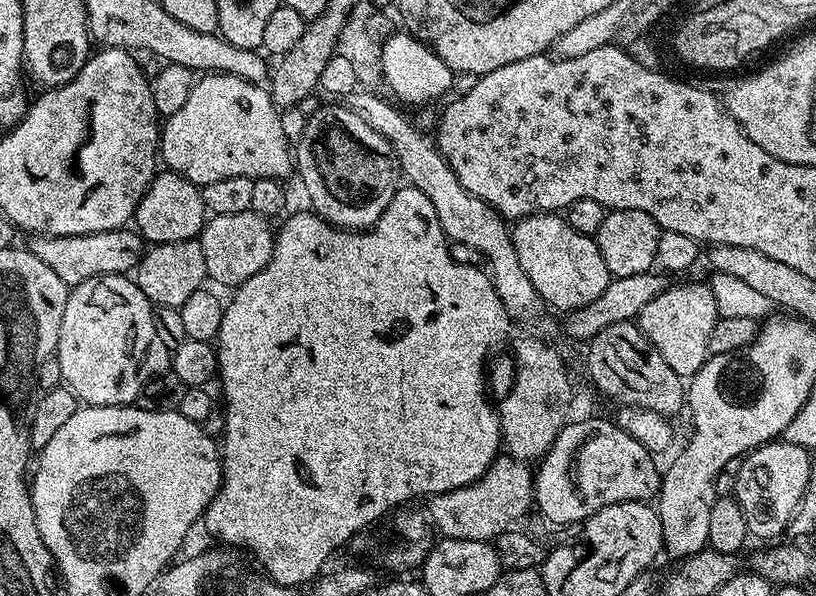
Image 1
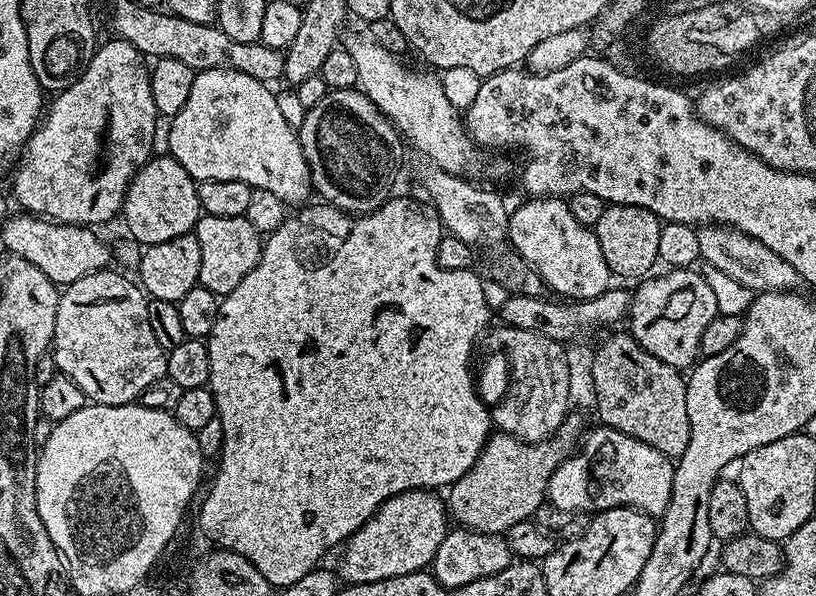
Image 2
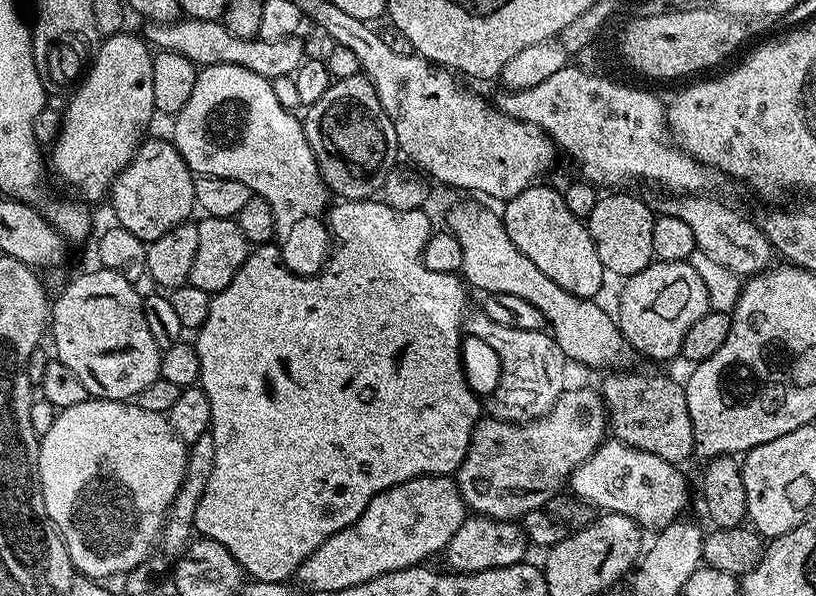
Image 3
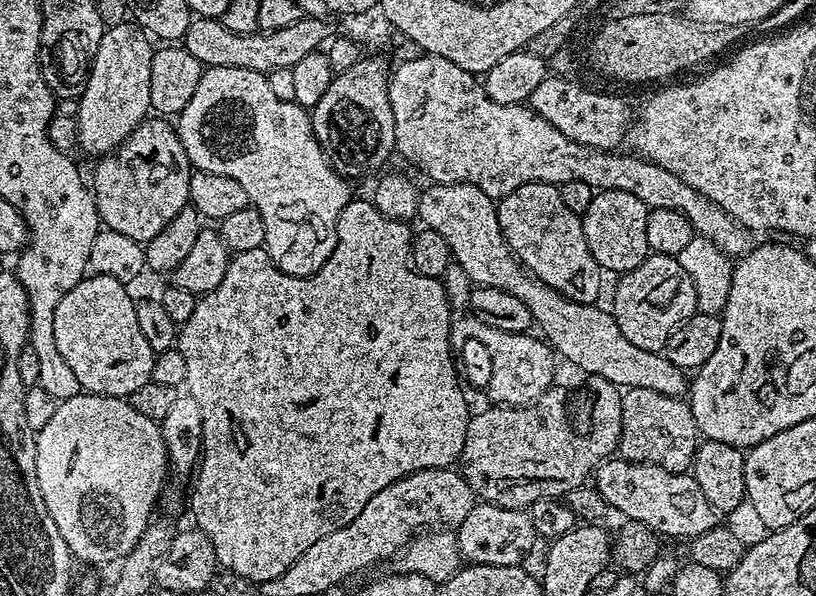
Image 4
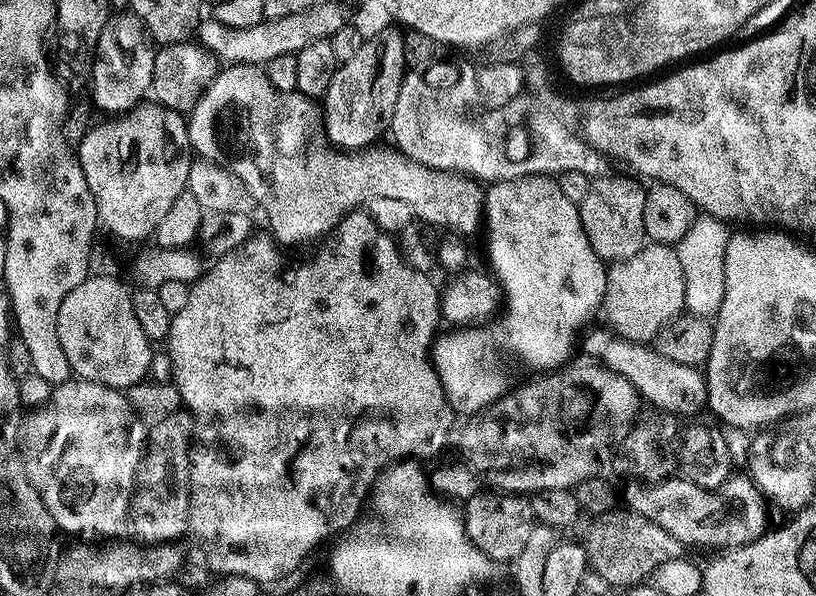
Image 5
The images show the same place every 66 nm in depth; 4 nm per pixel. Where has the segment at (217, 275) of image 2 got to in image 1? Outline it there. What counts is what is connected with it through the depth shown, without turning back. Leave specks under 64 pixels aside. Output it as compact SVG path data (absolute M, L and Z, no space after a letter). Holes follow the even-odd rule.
M251 210L242 214L212 216L205 223L198 239L202 246L202 254L206 254L208 280L213 285L225 284L228 290L235 289L270 263L274 228L268 224L271 224L269 217L259 216L258 213Z

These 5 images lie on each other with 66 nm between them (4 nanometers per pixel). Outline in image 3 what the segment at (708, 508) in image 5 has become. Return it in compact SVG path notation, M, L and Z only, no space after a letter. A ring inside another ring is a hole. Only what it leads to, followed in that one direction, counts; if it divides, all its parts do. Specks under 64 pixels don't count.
M608 438L598 446L598 450L594 450L594 454L590 454L590 458L586 458L586 462L574 469L570 477L570 488L572 484L573 494L578 499L589 500L594 507L600 508L596 510L628 516L644 530L659 530L670 526L685 515L684 507L688 504L688 480L680 471L677 465L666 462L666 458L658 458L658 454L631 448L620 440Z

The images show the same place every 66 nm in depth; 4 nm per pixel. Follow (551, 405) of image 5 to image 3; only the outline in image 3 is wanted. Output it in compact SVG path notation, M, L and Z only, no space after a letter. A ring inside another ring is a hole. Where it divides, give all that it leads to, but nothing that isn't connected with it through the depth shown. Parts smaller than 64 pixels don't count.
M568 386L550 410L542 417L524 423L499 420L497 418L481 419L476 429L472 431L472 441L468 454L460 463L460 468L454 473L461 498L475 515L488 516L492 520L519 521L527 512L533 512L541 507L540 492L547 488L565 487L574 469L598 446L604 443L609 431L608 414L604 407L604 397L592 388L573 388Z

